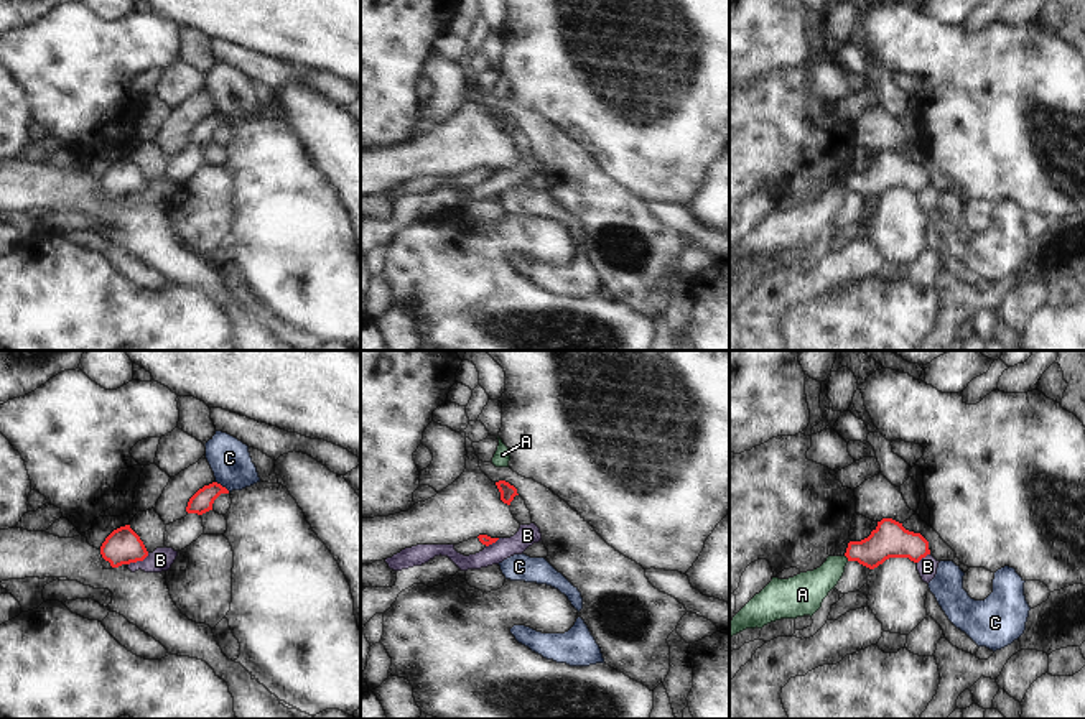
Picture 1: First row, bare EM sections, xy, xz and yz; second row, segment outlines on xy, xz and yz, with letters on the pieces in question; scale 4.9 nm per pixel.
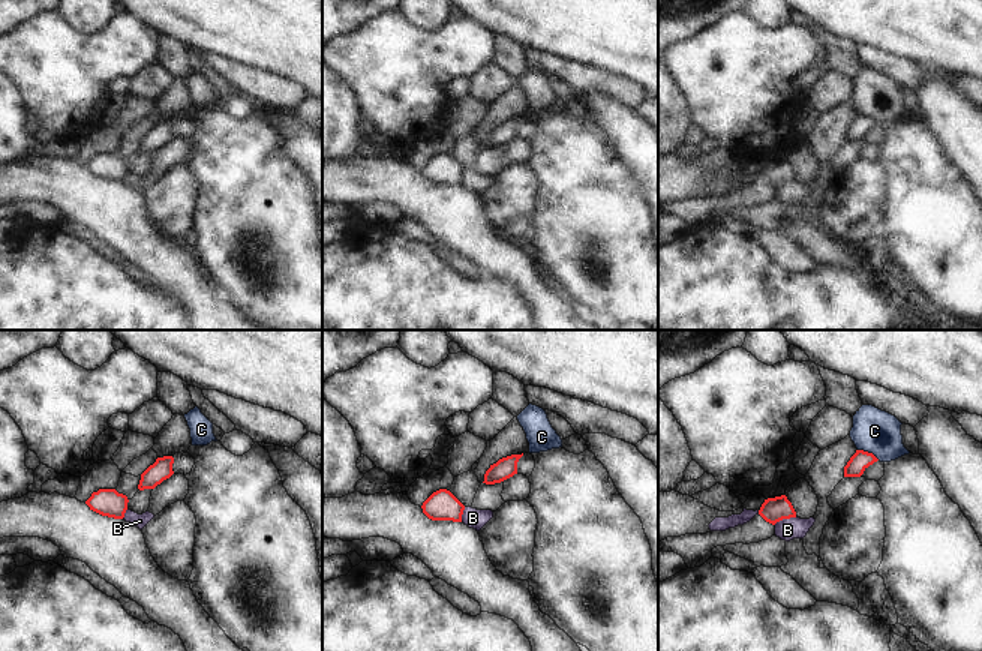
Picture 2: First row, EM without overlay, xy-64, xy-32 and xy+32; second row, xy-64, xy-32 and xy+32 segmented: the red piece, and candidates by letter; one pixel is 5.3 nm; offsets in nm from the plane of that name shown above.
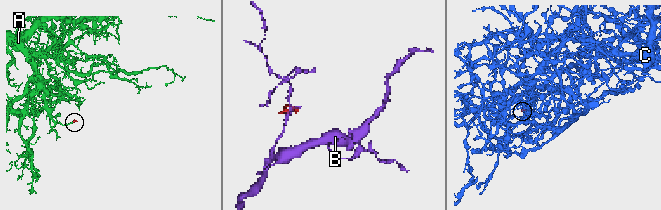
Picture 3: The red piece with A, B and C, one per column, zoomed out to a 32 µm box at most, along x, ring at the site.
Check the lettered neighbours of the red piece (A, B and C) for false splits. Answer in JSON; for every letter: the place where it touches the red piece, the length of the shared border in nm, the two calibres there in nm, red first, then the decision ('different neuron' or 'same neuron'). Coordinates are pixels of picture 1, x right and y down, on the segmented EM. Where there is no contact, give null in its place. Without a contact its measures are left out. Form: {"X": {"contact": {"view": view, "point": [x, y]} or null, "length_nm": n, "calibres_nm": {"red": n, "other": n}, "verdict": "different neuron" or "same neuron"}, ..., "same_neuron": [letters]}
{"A": {"contact": {"view": "yz", "point": [847, 556]}, "length_nm": 40, "calibres_nm": {"red": 180, "other": 180}, "verdict": "same neuron"}, "B": {"contact": {"view": "xy", "point": [139, 560]}, "length_nm": 120, "calibres_nm": {"red": 180, "other": 110}, "verdict": "different neuron"}, "C": {"contact": {"view": "xy", "point": [221, 486]}, "length_nm": 90, "calibres_nm": {"red": 110, "other": 200}, "verdict": "different neuron"}, "same_neuron": ["A"]}

